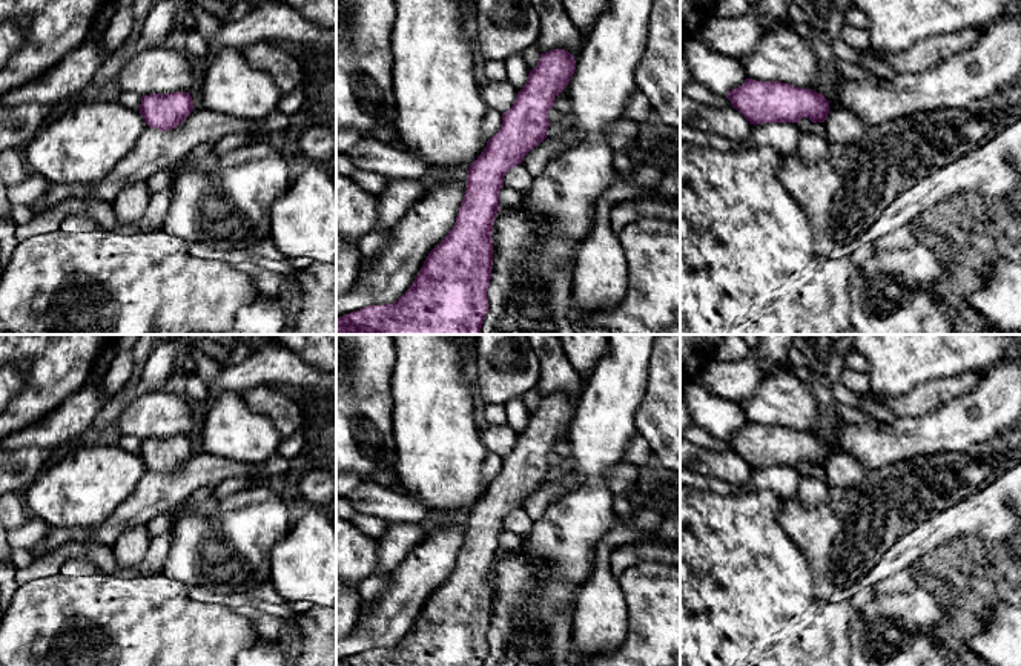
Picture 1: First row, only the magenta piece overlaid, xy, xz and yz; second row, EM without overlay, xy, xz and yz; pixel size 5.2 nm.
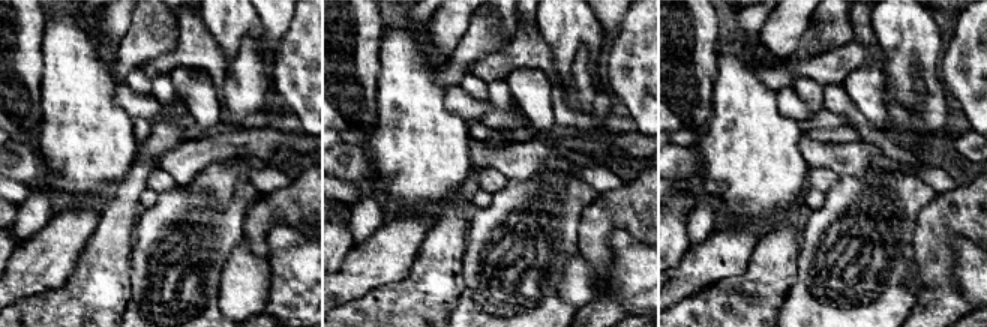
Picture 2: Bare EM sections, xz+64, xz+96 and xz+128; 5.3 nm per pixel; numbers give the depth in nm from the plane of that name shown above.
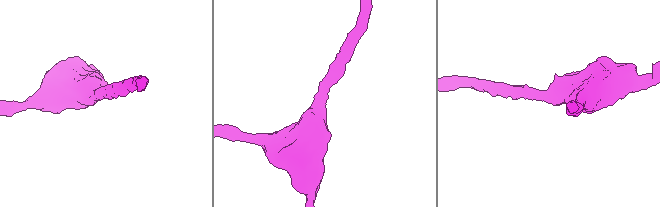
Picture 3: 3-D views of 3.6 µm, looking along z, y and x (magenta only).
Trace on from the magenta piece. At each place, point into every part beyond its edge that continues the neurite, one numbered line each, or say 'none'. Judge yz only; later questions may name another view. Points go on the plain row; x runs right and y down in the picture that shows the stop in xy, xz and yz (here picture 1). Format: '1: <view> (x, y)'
none

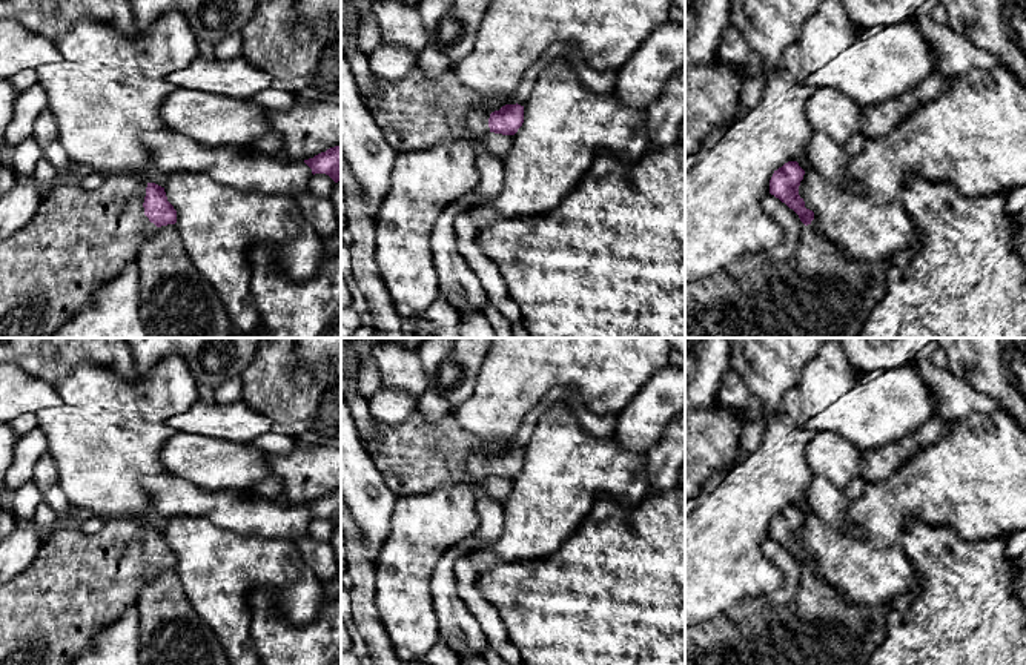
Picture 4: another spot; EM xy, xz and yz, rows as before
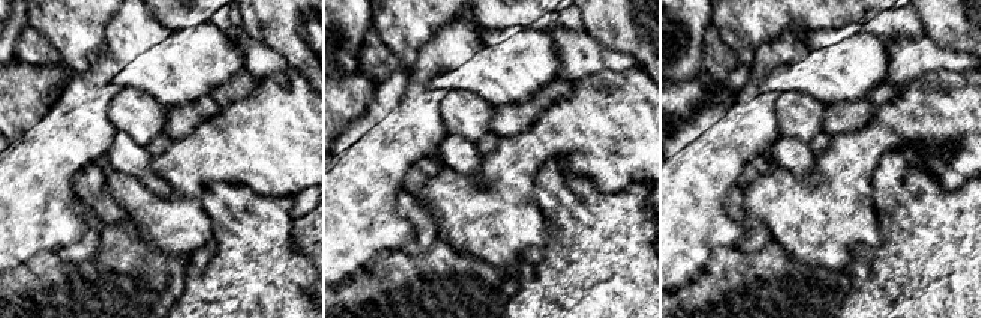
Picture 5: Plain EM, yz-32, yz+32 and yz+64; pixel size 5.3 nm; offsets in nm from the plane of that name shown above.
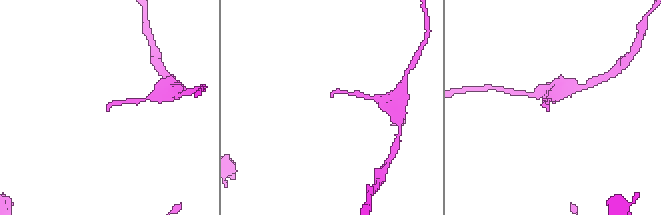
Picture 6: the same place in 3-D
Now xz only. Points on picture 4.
1: xz (417, 455)

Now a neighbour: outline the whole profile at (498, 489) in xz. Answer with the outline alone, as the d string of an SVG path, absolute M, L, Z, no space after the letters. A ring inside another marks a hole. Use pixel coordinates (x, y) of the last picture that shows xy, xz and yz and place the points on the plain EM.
M490 476L478 485L478 493L504 504L513 488L513 479Z

